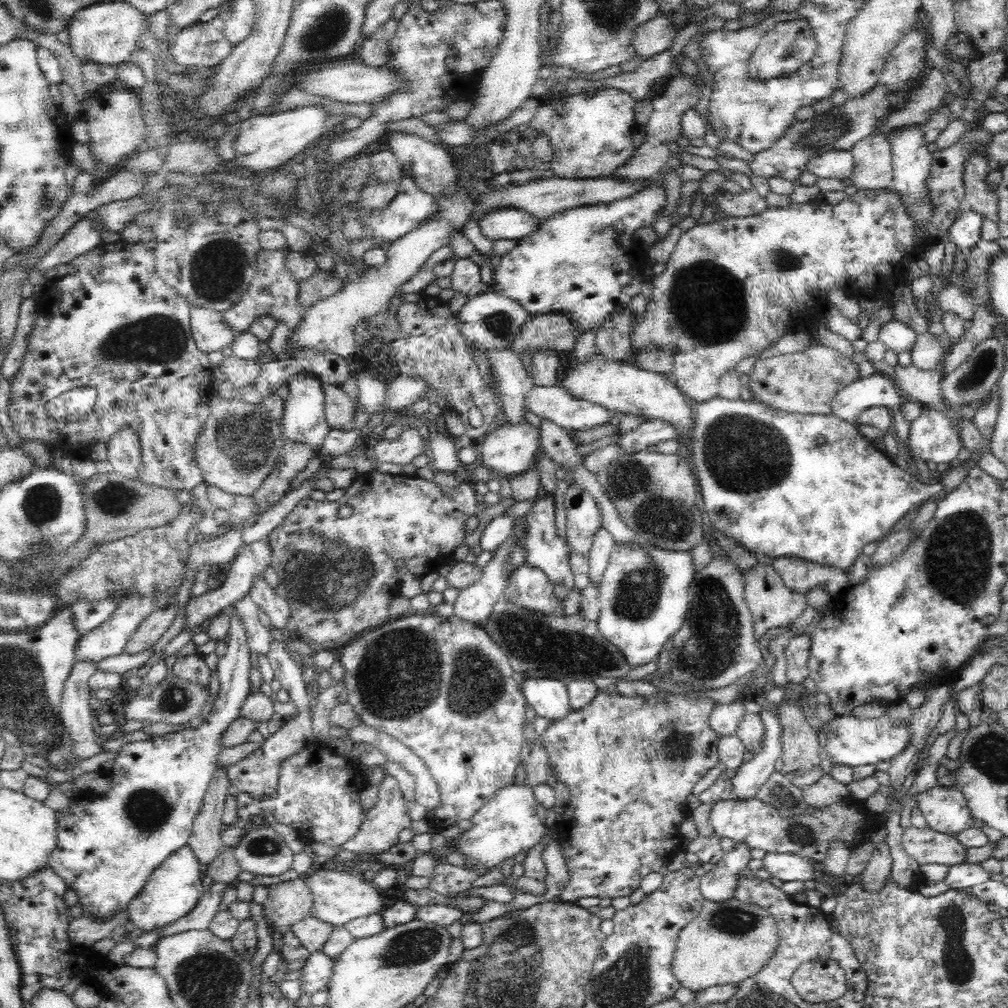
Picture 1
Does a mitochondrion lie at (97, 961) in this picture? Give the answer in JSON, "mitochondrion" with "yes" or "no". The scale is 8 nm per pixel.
{"mitochondrion":"no"}

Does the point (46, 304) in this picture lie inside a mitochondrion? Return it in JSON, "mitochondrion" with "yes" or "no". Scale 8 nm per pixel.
{"mitochondrion":"no"}

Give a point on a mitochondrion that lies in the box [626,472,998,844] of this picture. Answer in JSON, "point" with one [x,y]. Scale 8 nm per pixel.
{"point":[958,558]}

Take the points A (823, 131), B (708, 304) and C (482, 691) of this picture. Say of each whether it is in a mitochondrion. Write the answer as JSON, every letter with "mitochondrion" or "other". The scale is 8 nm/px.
{"A":"mitochondrion","B":"mitochondrion","C":"mitochondrion"}

